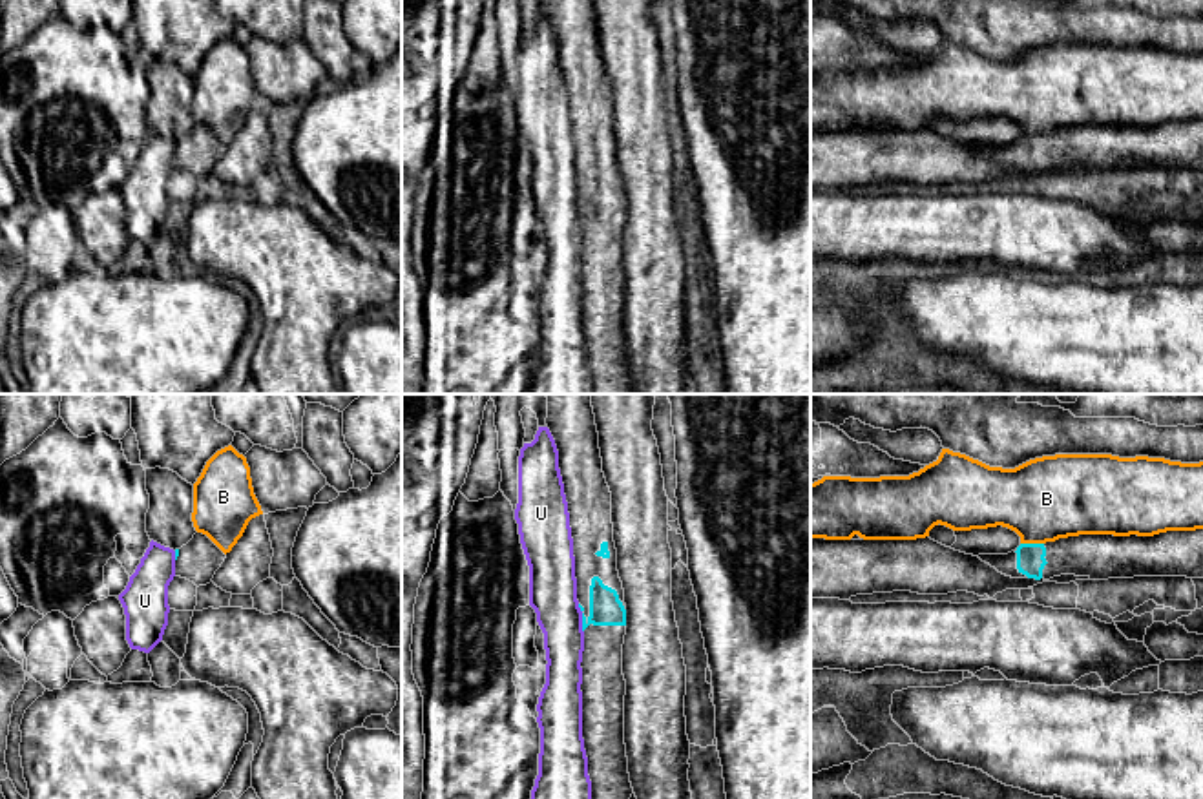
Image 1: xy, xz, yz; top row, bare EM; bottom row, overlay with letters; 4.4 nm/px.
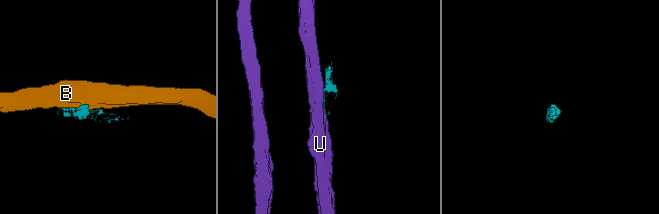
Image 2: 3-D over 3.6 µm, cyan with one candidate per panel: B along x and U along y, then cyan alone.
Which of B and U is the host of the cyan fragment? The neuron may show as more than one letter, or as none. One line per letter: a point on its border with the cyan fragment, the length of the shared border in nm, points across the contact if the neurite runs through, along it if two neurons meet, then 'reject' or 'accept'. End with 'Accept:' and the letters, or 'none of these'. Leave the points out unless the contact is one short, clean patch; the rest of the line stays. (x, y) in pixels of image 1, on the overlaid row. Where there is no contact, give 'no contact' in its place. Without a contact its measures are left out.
B: yz (1032, 544) | 100 nm | along yz (1021, 542), (1043, 544) | reject
U: xz (583, 619) | 130 nm | reject
Accept: none of these

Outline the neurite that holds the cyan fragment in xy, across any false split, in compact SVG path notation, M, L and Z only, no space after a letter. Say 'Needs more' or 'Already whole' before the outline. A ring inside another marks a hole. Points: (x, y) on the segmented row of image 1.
Needs more. M203 533L175 549L175 576L194 582L197 587L212 582L226 555Z

